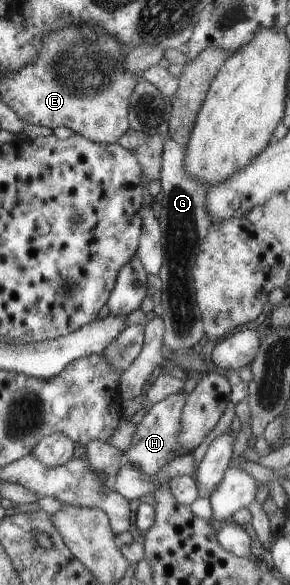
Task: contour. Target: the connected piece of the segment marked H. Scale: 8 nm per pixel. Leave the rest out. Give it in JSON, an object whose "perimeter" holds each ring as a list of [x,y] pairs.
{"perimeter":[[[188,389],[167,395],[161,401],[147,406],[141,421],[136,424],[135,431],[131,435],[131,443],[124,451],[122,463],[128,462],[143,475],[151,477],[155,471],[159,471],[165,463],[175,456],[183,455],[175,451],[175,437],[179,431],[179,417],[185,405]]]}

